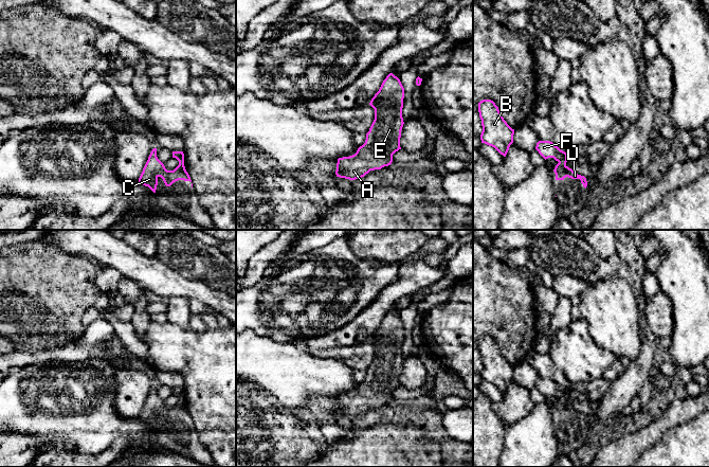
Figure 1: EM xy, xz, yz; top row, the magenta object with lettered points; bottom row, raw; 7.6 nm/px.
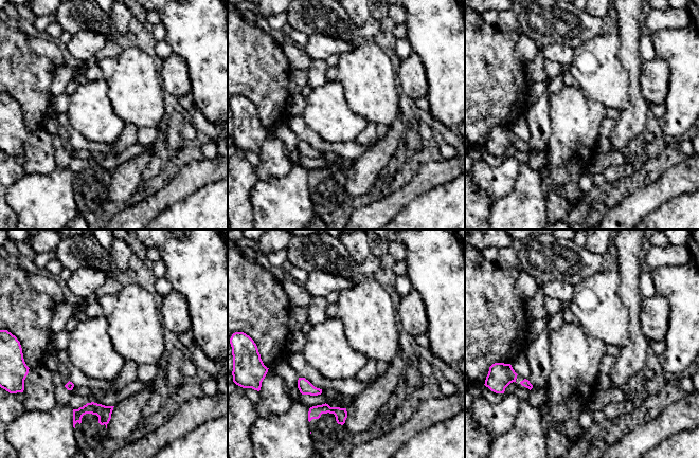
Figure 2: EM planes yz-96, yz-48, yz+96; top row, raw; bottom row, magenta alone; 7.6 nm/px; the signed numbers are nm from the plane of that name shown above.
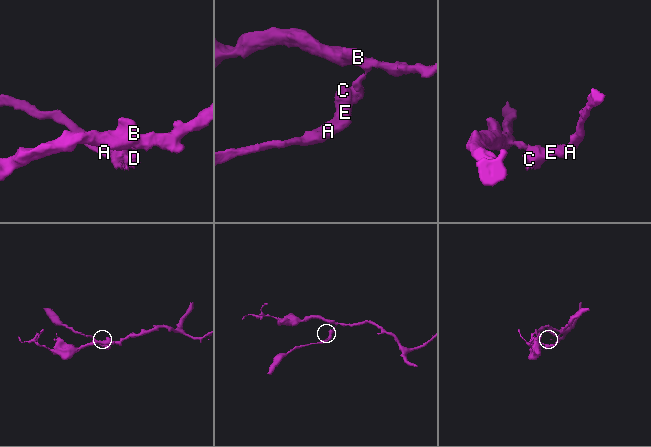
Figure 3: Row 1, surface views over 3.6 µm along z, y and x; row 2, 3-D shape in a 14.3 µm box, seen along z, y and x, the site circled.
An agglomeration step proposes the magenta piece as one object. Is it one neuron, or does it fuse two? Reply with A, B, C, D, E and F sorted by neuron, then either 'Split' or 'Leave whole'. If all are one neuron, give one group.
Groups: A C D E / B F. Split

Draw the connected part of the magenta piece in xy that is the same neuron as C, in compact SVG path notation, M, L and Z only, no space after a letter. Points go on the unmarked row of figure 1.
M153 385L139 415L139 419L148 424L153 430L156 430L159 414L163 416L166 424L170 424L178 417L192 419L184 401L179 401L174 408L167 408L157 394L157 385Z

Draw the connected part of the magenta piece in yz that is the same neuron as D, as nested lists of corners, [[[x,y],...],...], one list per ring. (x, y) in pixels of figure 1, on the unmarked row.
[[[558,400],[553,407],[556,411],[556,417],[564,417],[566,414],[571,416],[580,416],[583,424],[586,426],[587,418],[584,413],[578,412],[571,406],[569,406],[566,401]]]

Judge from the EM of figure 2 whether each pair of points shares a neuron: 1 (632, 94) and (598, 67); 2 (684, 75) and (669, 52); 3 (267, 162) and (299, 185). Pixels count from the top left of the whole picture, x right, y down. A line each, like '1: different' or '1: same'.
1: different
2: same
3: different

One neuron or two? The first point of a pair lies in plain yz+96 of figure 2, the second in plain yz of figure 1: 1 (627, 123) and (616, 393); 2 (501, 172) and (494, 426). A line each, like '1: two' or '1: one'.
1: one
2: two

